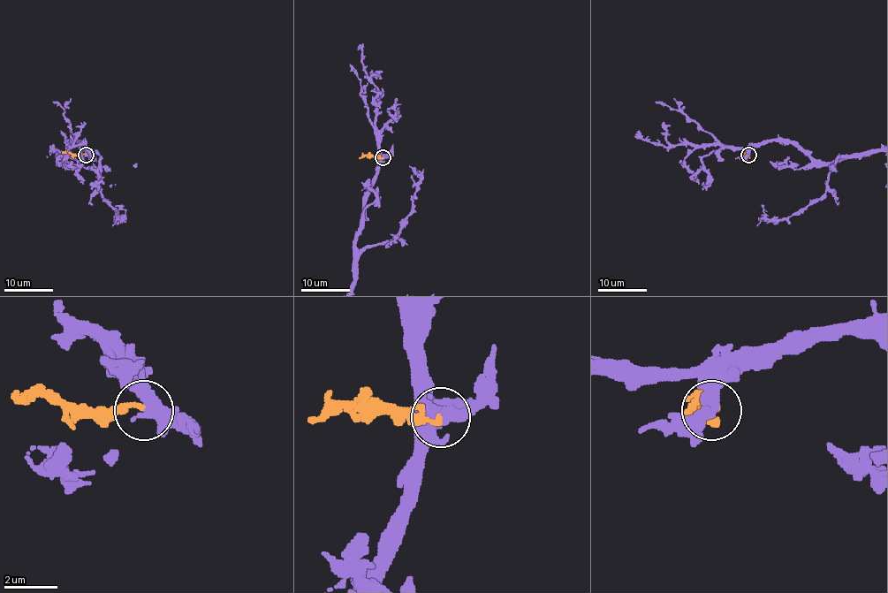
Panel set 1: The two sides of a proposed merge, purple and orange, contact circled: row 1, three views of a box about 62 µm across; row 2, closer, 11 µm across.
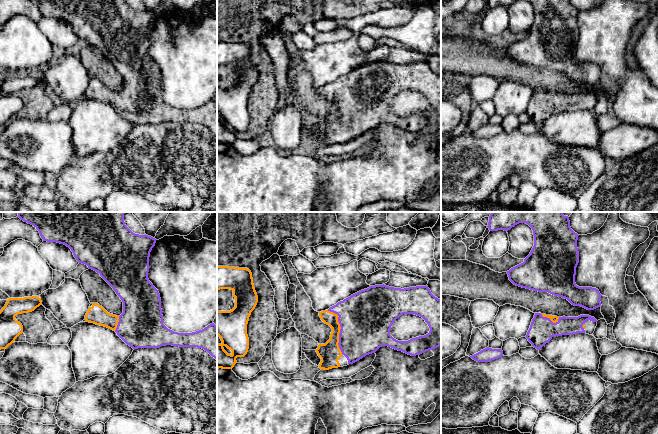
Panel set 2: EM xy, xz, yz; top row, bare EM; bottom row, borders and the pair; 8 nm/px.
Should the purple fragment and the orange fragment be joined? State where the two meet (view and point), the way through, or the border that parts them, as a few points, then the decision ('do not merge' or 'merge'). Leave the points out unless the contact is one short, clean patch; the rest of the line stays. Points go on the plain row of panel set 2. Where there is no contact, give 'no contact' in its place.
xz (340, 106) | across xz (366, 93), (353, 106), (340, 106), (339, 118), (329, 128) | merge

